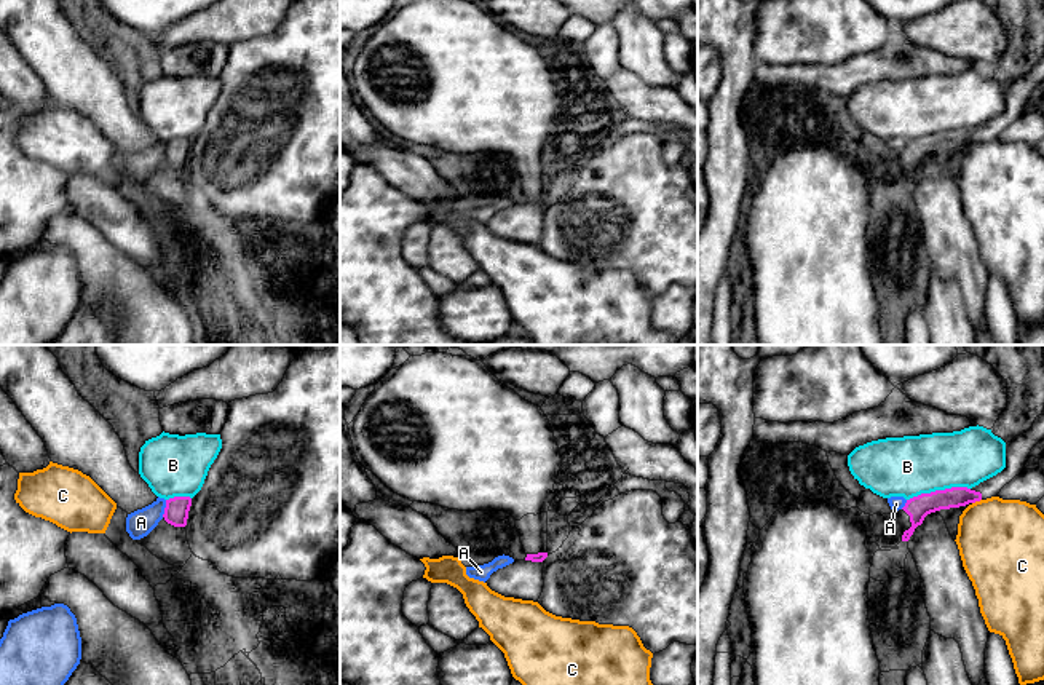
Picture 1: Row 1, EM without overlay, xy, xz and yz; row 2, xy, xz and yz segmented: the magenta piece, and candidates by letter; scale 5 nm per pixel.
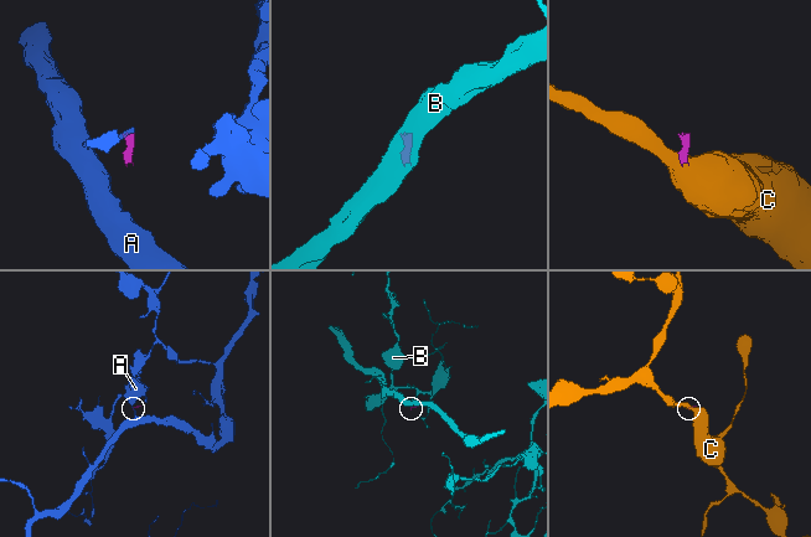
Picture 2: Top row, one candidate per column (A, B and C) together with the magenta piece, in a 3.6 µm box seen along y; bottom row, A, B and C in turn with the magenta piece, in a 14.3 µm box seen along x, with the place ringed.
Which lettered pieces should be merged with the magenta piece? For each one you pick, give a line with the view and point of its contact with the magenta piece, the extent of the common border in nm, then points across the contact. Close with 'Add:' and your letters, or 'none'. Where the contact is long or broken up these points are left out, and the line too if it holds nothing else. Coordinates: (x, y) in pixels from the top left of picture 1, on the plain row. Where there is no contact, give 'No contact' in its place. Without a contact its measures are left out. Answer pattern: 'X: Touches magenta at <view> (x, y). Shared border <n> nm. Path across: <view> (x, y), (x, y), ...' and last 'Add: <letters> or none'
Add: none

